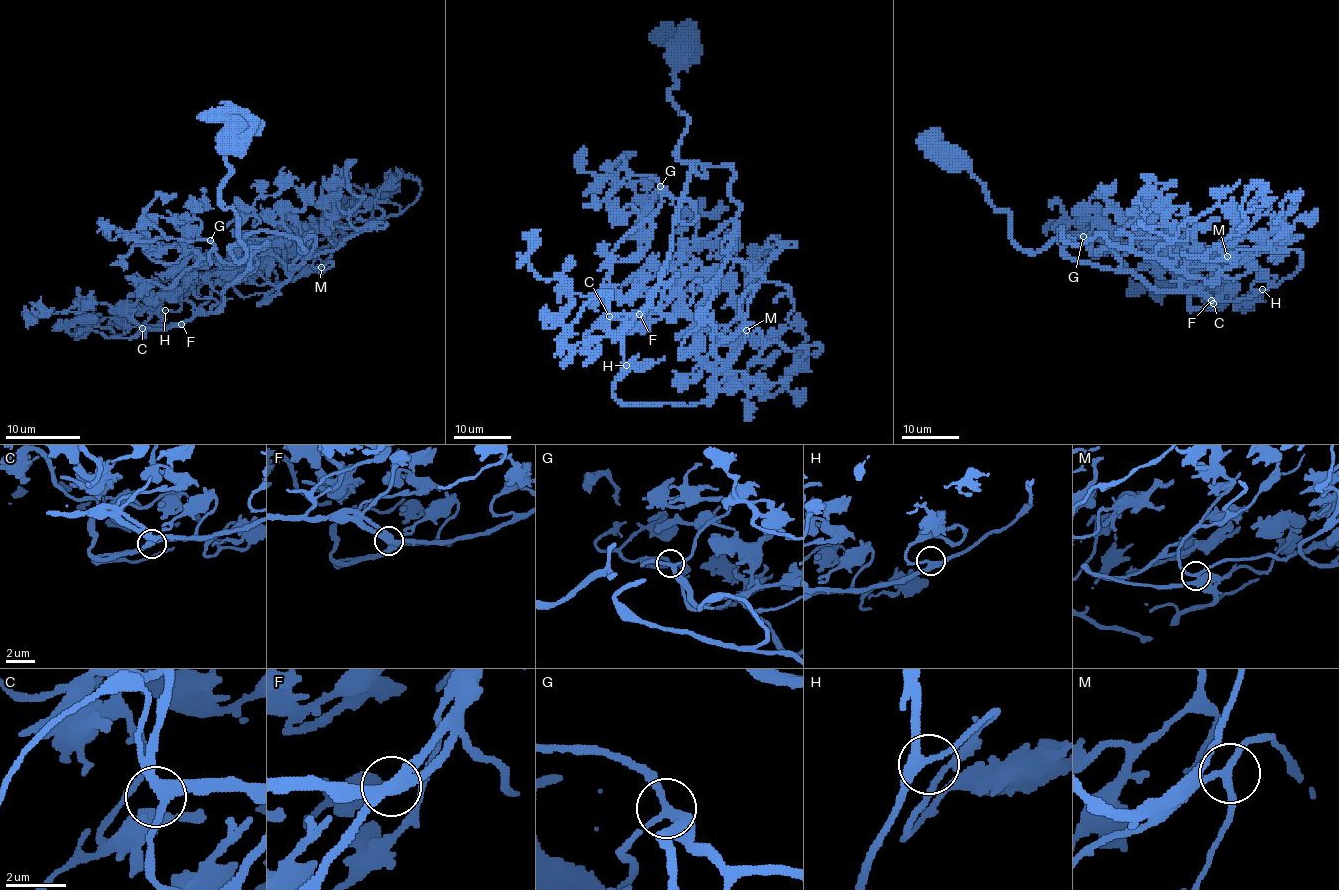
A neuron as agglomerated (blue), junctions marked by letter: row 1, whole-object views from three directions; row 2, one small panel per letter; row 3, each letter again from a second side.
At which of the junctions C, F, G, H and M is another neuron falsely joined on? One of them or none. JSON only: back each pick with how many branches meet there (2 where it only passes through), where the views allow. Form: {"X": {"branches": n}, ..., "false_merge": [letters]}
{"false_merge": []}

